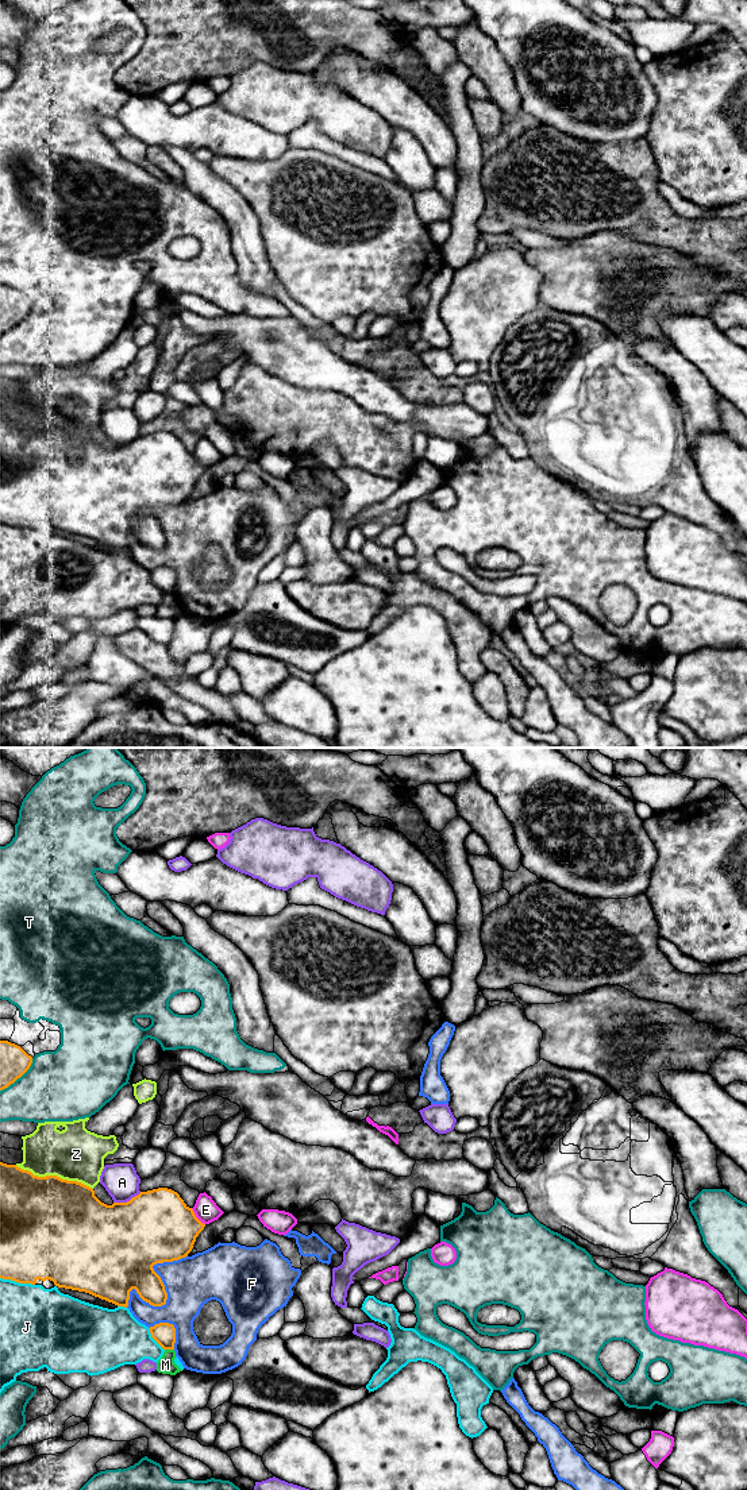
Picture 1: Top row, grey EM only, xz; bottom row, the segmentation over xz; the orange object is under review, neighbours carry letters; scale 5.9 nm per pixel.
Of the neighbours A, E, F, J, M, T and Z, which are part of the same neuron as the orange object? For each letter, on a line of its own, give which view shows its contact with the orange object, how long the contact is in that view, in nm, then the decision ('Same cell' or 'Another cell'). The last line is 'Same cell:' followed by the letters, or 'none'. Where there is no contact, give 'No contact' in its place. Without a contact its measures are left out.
A: Touches orange in xz. Shared border 180 nm. Another cell
E: Touches orange in xz. Shared border 130 nm. Another cell
F: Touches orange in xz. Shared border 480 nm. Another cell
J: Touches orange in xz. Shared border 160 nm. Another cell
M: Touches orange in xz. Shared border 60 nm. Another cell
T: Touches orange in xz. Shared border 280 nm. Another cell
Z: Touches orange in xz. Shared border 480 nm. Another cell
Same cell: none

